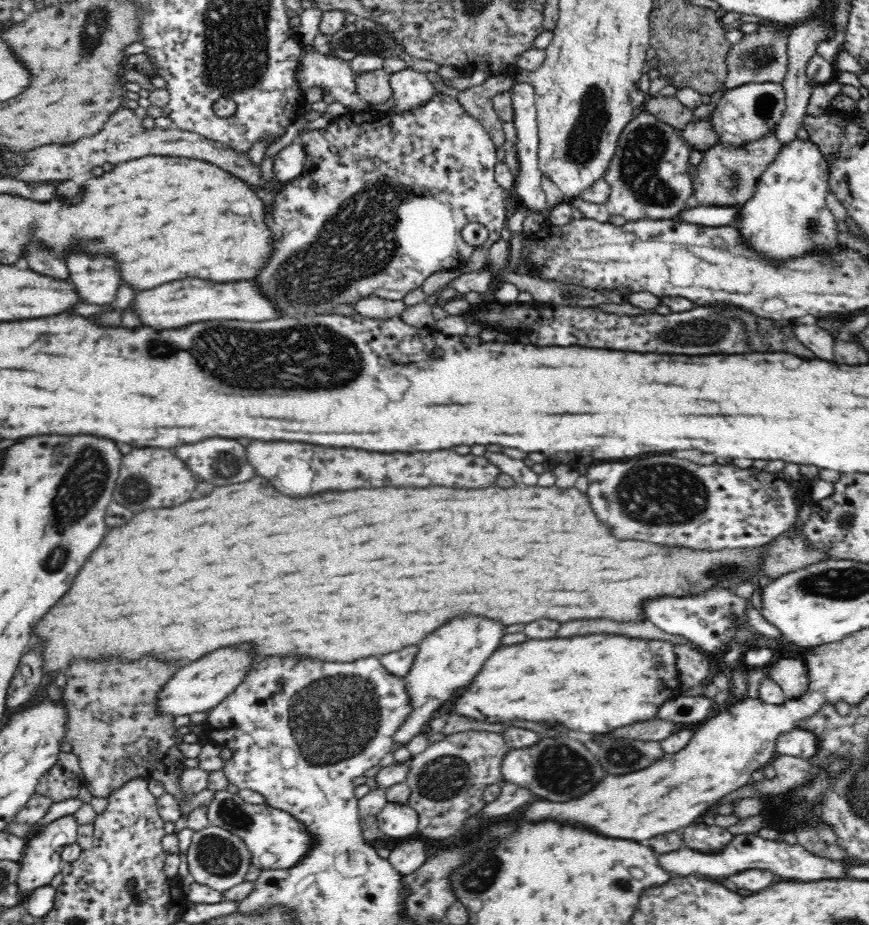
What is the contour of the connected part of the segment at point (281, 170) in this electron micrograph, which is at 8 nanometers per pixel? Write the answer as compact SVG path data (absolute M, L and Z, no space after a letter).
M298 141L284 146L272 159L274 177L281 183L297 178L305 168L306 153Z

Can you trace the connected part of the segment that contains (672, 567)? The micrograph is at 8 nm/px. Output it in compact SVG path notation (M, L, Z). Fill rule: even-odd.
M254 476L248 482L240 484L230 484L230 486L220 486L214 488L208 496L198 498L198 500L188 500L186 504L180 504L176 508L156 508L156 510L144 510L136 514L130 522L116 526L108 532L108 536L102 540L100 548L96 548L84 568L80 568L72 588L68 590L68 596L56 604L42 620L38 620L30 636L34 643L46 642L42 644L42 672L44 676L50 672L62 672L70 666L72 660L76 658L88 658L88 660L140 660L142 656L156 656L158 660L174 660L172 664L182 666L191 663L192 660L202 658L208 652L214 652L216 648L226 648L226 646L238 646L250 642L254 646L254 652L258 656L312 656L316 660L336 660L336 662L348 662L348 660L360 660L364 656L380 656L394 652L404 646L418 644L426 634L434 632L438 626L448 622L452 616L462 616L462 614L478 614L478 616L488 616L494 618L506 626L510 624L528 624L540 618L550 618L558 622L568 622L568 620L580 620L580 618L608 618L608 620L642 621L642 602L648 598L656 596L692 596L708 591L711 587L722 587L729 589L736 588L741 582L750 581L752 576L756 576L758 571L758 560L763 553L766 553L766 561L760 571L760 577L769 576L772 579L779 578L787 574L804 568L808 564L828 560L827 554L813 552L807 548L805 539L800 534L792 540L788 540L784 534L778 535L772 544L764 548L738 548L738 550L722 550L722 552L703 552L702 550L688 550L688 548L664 548L656 546L650 542L640 542L640 540L616 540L610 530L598 522L594 516L590 502L586 494L580 494L576 488L570 490L560 490L556 486L552 488L540 488L540 486L528 486L528 488L484 488L484 490L456 490L456 488L444 488L444 486L432 486L432 488L360 488L352 492L326 492L320 496L308 496L308 500L302 498L290 498L282 496L278 490L274 490L268 482L264 482L260 476Z

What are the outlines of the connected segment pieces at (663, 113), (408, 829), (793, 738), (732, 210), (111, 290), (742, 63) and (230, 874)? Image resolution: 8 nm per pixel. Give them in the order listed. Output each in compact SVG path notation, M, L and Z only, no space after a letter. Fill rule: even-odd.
M648 97L643 104L643 108L646 112L660 119L660 121L664 121L664 123L672 125L678 130L693 122L693 111L690 108L686 108L686 106L682 106L676 97Z
M386 803L376 817L383 837L408 837L416 832L419 825L417 812L407 804Z
M794 729L792 732L780 735L776 743L778 755L788 754L804 760L810 760L819 749L817 736L806 729Z
M709 206L696 207L678 212L672 219L684 221L690 224L704 225L706 227L725 227L732 223L738 216L740 207L732 206Z
M82 252L66 256L68 270L76 292L80 294L82 302L88 304L110 304L116 298L116 290L120 286L118 266L112 258L90 258Z
M768 24L760 25L760 32L746 35L740 44L732 45L726 58L728 77L724 82L724 89L736 88L749 82L781 84L788 72L788 42L788 29L776 24Z
M211 825L195 832L186 856L192 880L221 893L240 884L251 866L250 851L246 849L244 841L230 831Z

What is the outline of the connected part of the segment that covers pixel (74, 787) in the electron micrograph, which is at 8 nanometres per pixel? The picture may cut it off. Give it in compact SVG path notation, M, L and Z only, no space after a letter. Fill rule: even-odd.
M59 752L56 764L41 776L36 793L62 802L76 798L80 788L86 786L78 757L71 752Z

